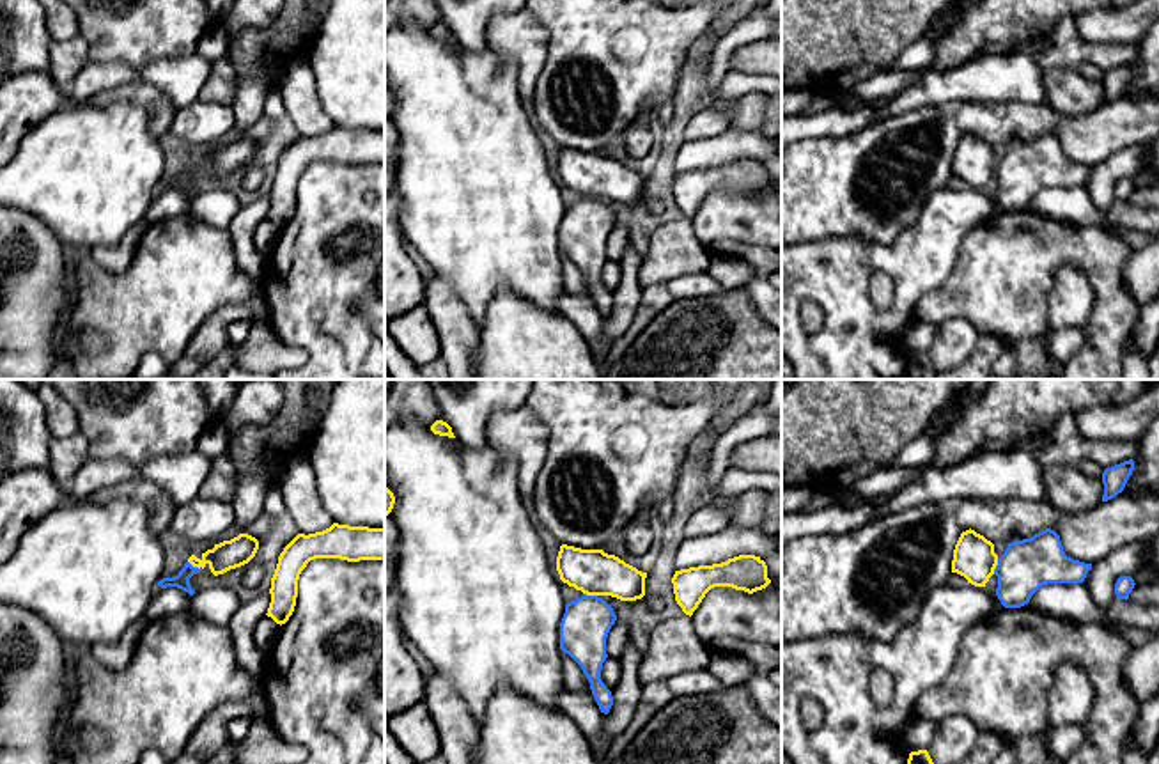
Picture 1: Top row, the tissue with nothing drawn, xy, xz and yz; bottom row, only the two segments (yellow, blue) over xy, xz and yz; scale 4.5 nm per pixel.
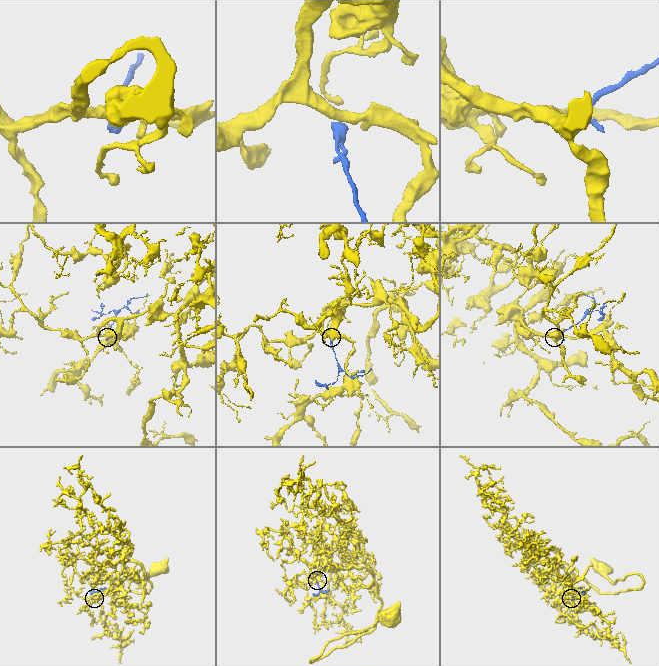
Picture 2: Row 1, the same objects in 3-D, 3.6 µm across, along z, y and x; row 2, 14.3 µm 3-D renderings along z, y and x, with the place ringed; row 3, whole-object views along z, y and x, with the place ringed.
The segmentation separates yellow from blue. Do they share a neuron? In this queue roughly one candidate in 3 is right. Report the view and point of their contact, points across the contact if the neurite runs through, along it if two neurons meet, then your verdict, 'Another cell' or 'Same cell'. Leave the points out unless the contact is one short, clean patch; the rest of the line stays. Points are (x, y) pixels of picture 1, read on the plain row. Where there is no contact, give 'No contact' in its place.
Touches yellow at yz (996, 167). Boundary: yz (998, 162), (993, 176). Another cell

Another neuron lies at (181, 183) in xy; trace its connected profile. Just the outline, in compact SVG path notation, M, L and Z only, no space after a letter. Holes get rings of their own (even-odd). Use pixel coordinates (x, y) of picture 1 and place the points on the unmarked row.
M186 165L184 170L179 174L177 179L174 179L174 181L163 181L163 183L159 183L154 188L152 200L158 199L167 190L177 190L177 191L188 195L190 199L193 199L195 193L190 188L190 181L193 177L197 177L197 175L200 175L200 172L198 170L193 170L190 165Z

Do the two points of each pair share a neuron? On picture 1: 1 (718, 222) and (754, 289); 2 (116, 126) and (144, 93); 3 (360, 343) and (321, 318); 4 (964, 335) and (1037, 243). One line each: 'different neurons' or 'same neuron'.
1: same neuron
2: different neurons
3: same neuron
4: different neurons

